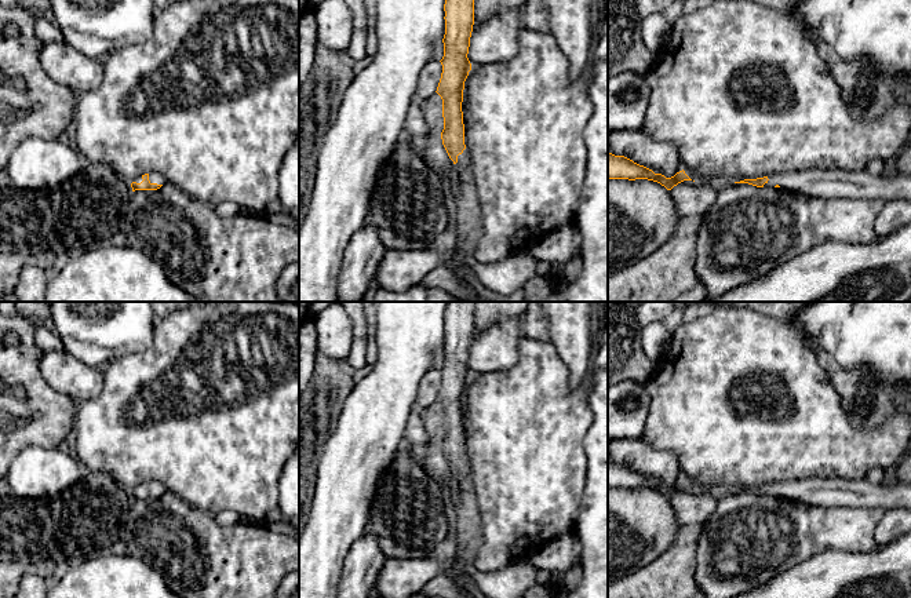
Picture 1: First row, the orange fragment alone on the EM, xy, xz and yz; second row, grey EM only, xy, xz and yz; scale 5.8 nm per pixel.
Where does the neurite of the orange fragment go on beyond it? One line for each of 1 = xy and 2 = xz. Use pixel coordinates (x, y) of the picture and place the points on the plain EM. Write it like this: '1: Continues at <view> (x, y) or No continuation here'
1: Continues at xy (157, 487)
2: Continues at xz (469, 536)

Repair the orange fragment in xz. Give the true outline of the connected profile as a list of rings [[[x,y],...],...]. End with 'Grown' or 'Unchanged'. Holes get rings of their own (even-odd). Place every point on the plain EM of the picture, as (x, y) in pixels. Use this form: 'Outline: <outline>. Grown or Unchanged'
Outline: [[[448,302],[444,320],[444,365],[440,369],[442,382],[436,401],[442,408],[442,453],[460,481],[460,492],[451,502],[456,511],[455,559],[458,566],[449,569],[448,575],[462,594],[473,598],[466,587],[469,576],[463,569],[467,565],[474,566],[482,535],[471,473],[464,453],[462,411],[464,390],[471,379],[467,362],[474,333],[474,302]]]. Grown

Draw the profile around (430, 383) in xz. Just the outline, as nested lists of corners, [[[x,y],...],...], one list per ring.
[[[431,368],[419,383],[415,408],[426,409],[427,406],[430,406],[437,400],[441,382],[441,371]]]

